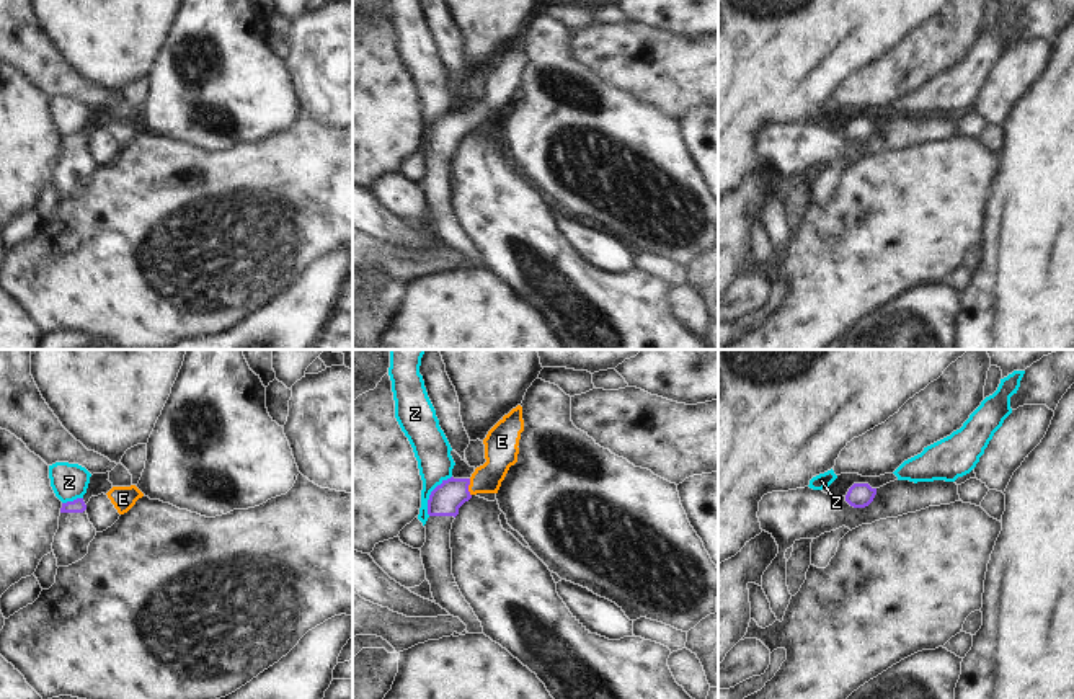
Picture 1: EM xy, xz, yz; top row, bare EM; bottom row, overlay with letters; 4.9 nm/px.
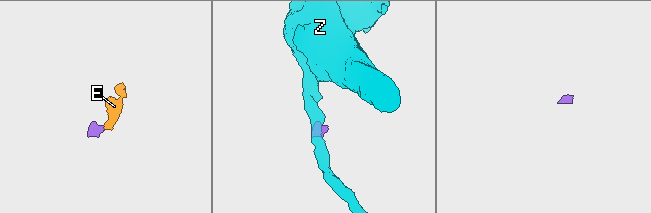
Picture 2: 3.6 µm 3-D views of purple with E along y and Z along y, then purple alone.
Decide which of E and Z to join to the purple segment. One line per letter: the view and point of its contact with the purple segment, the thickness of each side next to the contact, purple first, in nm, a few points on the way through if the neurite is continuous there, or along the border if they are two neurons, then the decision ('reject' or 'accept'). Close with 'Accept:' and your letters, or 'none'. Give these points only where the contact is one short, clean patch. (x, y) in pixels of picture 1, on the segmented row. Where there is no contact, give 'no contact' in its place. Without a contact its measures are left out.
E: meets purple in xz at (467, 487); 160 nm thick on the purple side, 160 nm on the other; runs through xz (446, 498), (467, 487), (498, 461), (501, 449); accept
Z: meets purple in xz at (431, 494); 160 nm thick on the purple side, 180 nm on the other; border along xz (451, 476), (431, 492), (428, 515); reject
Accept: E

